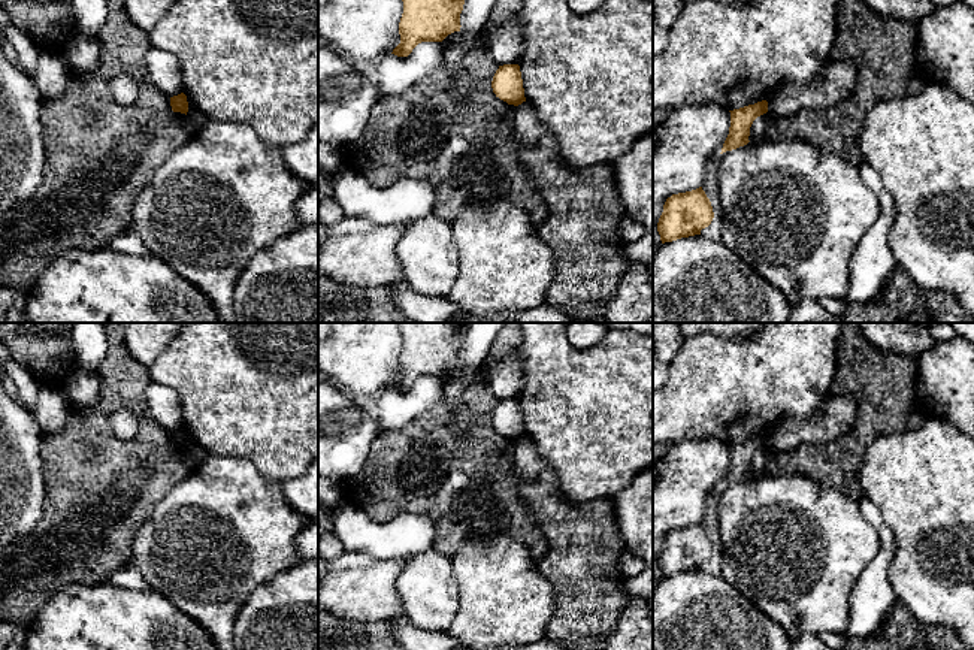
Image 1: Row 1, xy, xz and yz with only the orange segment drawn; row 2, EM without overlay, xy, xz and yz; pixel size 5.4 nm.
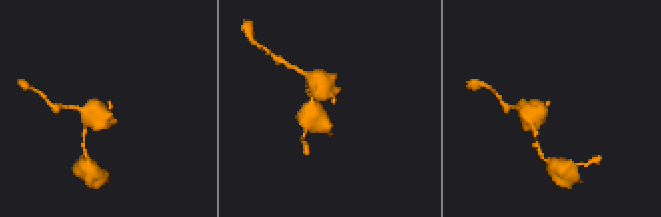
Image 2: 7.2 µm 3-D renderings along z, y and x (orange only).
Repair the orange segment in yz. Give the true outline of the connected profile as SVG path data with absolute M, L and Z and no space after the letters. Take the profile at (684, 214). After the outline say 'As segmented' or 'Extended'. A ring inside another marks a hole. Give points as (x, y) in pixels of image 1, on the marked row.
M702 187L672 194L663 205L657 223L662 244L701 235L714 218L713 206Z. As segmented

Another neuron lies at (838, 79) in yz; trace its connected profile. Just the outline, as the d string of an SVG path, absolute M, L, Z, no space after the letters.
M829 61L819 81L810 84L784 84L768 100L768 114L790 117L804 109L823 109L847 97L857 81L857 66L850 61Z

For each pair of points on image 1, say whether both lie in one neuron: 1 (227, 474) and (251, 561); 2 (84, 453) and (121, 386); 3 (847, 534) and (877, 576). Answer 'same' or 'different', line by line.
1: same
2: same
3: different

